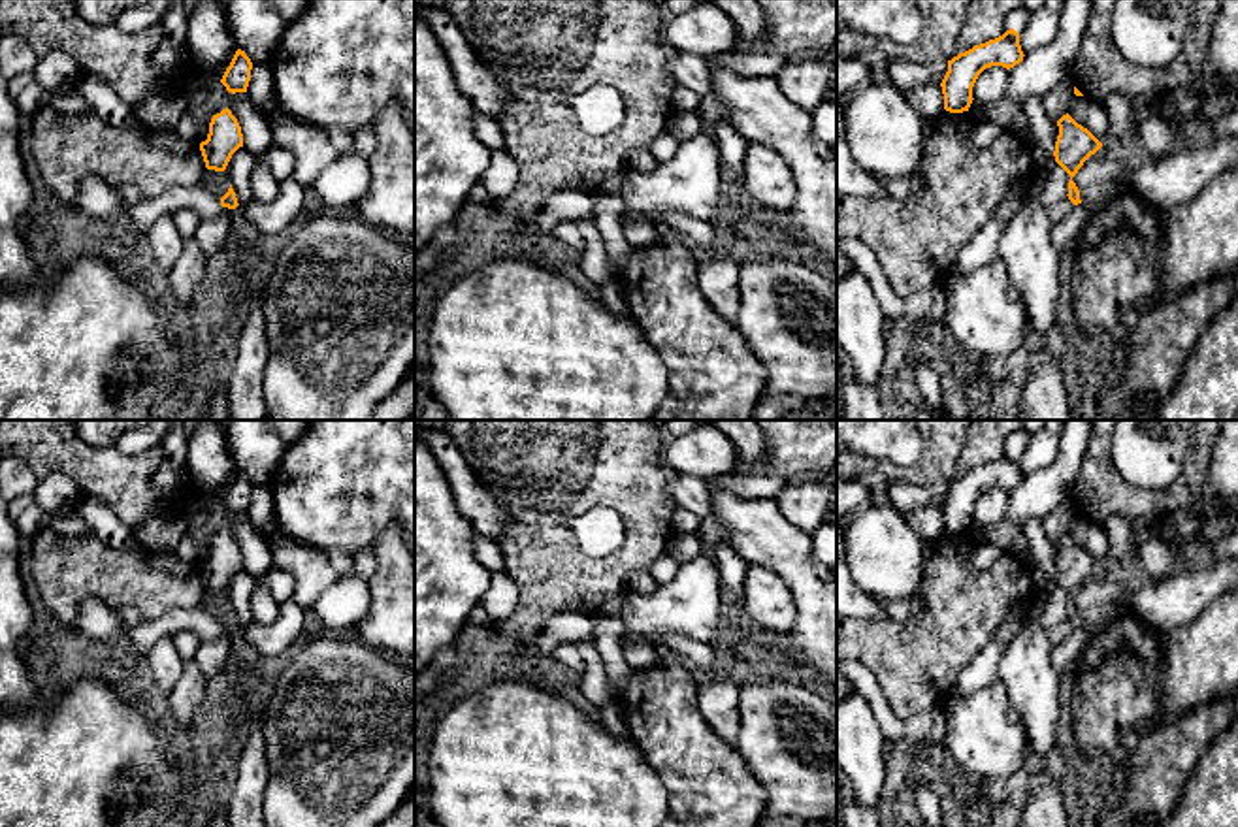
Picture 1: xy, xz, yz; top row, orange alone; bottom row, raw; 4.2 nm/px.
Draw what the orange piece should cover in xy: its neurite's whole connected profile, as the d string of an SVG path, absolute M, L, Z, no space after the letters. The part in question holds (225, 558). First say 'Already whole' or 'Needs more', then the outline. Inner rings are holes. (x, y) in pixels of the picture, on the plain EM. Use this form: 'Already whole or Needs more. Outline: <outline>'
Already whole. Outline: M226 529L213 537L207 561L200 565L200 573L207 592L224 593L232 576L243 569L243 556L237 541Z

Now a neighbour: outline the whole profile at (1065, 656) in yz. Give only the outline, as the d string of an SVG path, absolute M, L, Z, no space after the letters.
M1083 625L1074 627L1051 650L1051 665L1059 676L1068 676L1078 669L1082 654L1089 642L1089 631Z

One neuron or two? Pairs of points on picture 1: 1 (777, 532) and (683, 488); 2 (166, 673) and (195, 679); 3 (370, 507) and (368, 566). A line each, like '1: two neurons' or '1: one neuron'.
1: two neurons
2: two neurons
3: two neurons

